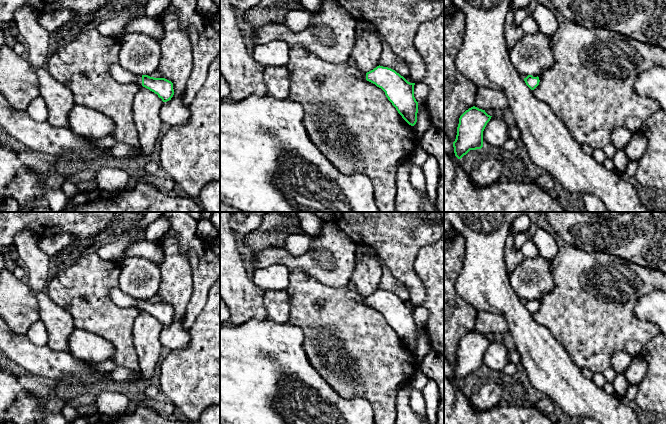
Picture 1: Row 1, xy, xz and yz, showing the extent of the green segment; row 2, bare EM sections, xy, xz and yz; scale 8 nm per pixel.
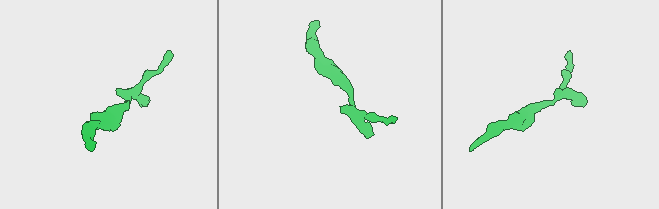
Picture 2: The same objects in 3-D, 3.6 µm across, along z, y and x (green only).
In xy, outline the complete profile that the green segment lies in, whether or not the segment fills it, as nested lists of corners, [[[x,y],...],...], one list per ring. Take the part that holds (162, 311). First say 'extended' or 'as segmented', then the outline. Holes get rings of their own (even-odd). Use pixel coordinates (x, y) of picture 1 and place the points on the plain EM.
extended; [[[119,287],[110,290],[110,298],[121,308],[137,308],[158,319],[163,326],[171,324],[174,319],[173,307],[165,302],[154,302],[148,299],[137,299],[125,294]]]

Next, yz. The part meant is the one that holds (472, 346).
as segmented; [[[475,330],[466,334],[459,342],[454,377],[461,383],[470,374],[483,371],[483,355],[492,340]]]

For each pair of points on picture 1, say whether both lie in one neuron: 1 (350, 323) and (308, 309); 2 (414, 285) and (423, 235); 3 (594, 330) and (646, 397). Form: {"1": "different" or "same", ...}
{"1": "same", "2": "same", "3": "different"}

